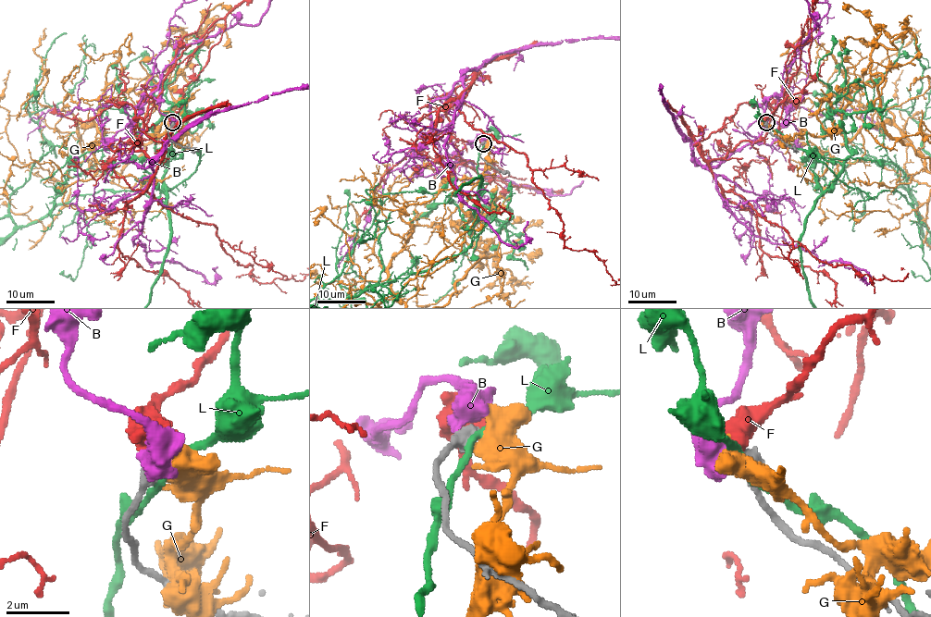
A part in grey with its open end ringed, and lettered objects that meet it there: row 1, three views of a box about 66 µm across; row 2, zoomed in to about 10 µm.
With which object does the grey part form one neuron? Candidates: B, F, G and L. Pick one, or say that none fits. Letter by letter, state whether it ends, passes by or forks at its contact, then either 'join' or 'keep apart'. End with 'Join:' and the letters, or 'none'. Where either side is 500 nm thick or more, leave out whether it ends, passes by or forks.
B: keep apart
F: keep apart
G: keep apart
L: keep apart
Join: none

